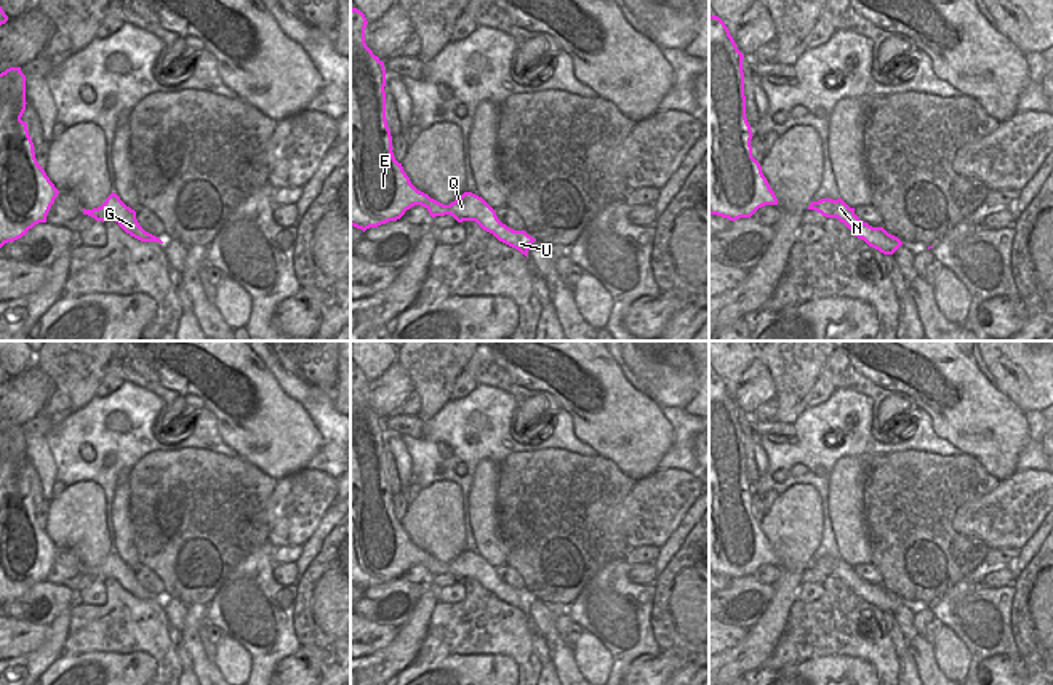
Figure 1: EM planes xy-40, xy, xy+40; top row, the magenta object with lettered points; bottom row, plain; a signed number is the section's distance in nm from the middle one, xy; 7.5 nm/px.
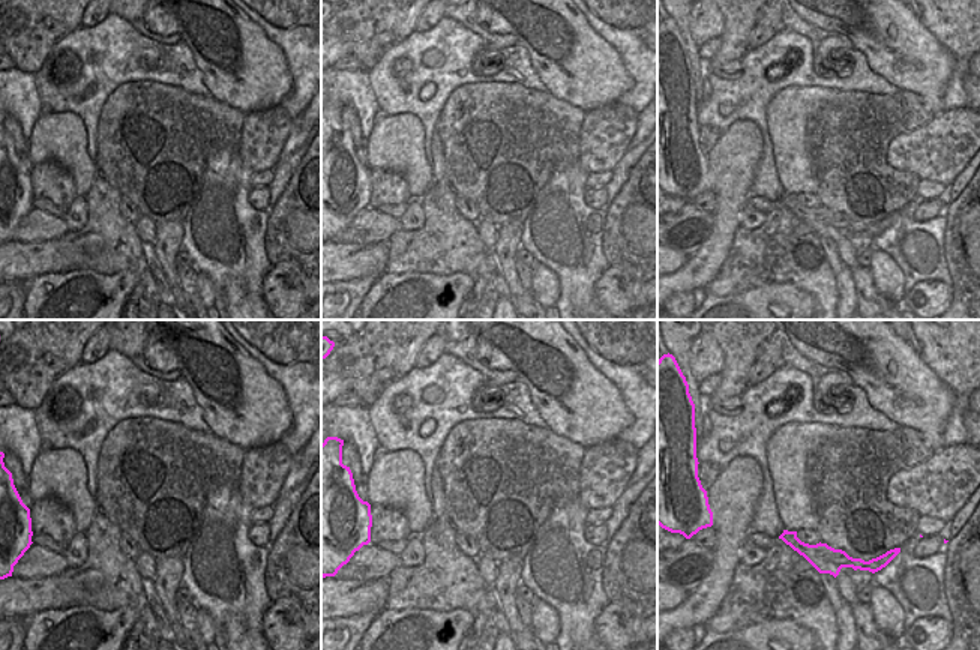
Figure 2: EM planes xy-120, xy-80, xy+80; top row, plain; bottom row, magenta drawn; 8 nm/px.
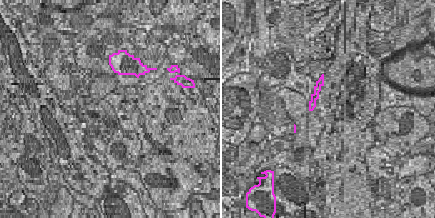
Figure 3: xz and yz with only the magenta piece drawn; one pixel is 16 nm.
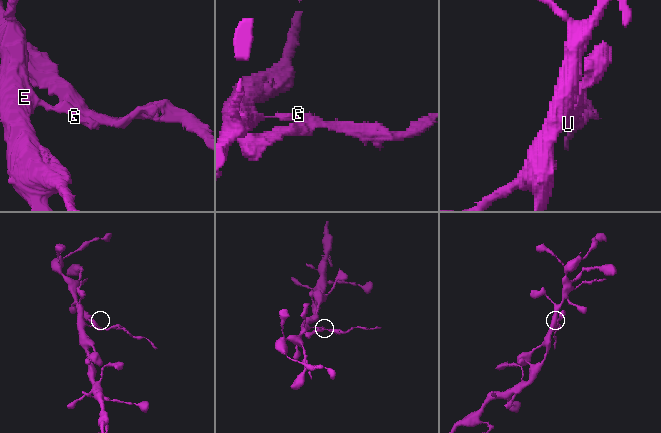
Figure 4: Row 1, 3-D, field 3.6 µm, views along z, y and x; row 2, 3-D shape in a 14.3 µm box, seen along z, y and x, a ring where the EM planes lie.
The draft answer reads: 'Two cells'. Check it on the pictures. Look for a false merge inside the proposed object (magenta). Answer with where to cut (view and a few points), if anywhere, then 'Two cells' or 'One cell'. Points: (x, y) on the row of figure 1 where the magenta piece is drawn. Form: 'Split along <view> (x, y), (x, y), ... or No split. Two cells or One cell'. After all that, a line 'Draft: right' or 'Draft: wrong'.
Split along xy (431, 199), (426, 207). Two cells.
Draft: right

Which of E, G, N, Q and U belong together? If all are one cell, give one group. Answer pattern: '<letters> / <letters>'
E / G N Q U

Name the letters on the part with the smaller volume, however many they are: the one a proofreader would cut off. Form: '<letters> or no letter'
G, N, Q, U.

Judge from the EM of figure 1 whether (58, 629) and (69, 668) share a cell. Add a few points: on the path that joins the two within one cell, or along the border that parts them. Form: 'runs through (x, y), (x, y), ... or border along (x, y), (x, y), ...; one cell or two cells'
border along (63, 652), (47, 668); two cells

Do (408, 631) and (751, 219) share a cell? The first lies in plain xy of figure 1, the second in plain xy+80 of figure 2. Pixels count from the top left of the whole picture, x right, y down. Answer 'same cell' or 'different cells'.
different cells

